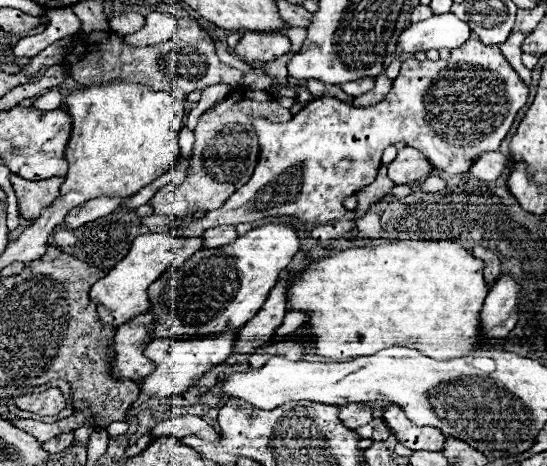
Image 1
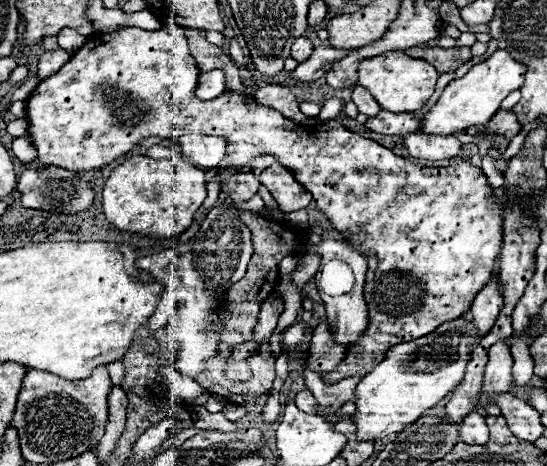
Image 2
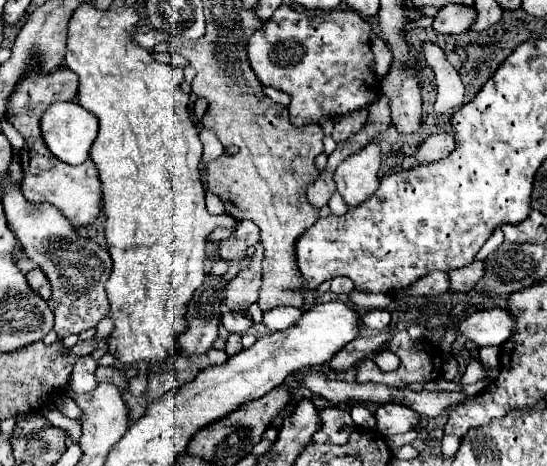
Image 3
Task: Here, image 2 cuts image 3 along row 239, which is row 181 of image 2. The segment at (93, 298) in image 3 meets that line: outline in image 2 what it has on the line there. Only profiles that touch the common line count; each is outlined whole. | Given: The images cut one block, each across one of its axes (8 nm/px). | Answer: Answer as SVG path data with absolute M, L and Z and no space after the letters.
M54 166L40 168L40 170L24 170L18 178L16 188L20 192L20 202L24 208L44 208L52 212L78 214L84 212L94 202L94 192L90 190L86 180L82 180L78 174Z

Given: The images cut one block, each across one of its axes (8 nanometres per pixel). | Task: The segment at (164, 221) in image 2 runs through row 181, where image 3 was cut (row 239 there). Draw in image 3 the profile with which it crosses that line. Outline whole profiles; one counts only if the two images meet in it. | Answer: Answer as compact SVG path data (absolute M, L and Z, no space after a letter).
M84 2L76 8L74 16L70 18L68 24L68 46L66 46L66 56L64 56L64 66L70 68L72 72L78 74L80 78L80 86L78 86L78 100L80 106L86 108L88 112L92 112L98 120L100 120L100 132L96 142L92 144L90 150L90 158L94 160L98 174L100 174L100 182L102 182L102 194L104 194L104 214L106 214L106 240L108 240L108 252L112 256L114 262L114 270L110 274L110 280L106 282L106 290L108 290L108 300L110 300L110 312L114 318L114 332L110 334L108 340L108 352L114 354L120 362L124 364L134 364L138 360L148 360L150 366L154 362L164 362L168 356L178 352L178 336L184 328L186 328L186 304L190 302L190 298L194 296L196 288L204 282L206 276L206 252L205 241L208 234L216 228L222 226L228 216L212 216L207 209L204 208L204 186L200 180L200 156L202 156L202 142L198 138L198 130L190 120L188 114L188 94L184 94L182 90L182 82L184 82L184 70L182 68L174 68L170 64L162 64L158 60L154 60L152 50L142 50L140 44L134 42L132 34L136 32L136 24L138 24L138 12L136 12L136 4L130 6L112 6L108 10L98 10L92 2Z

